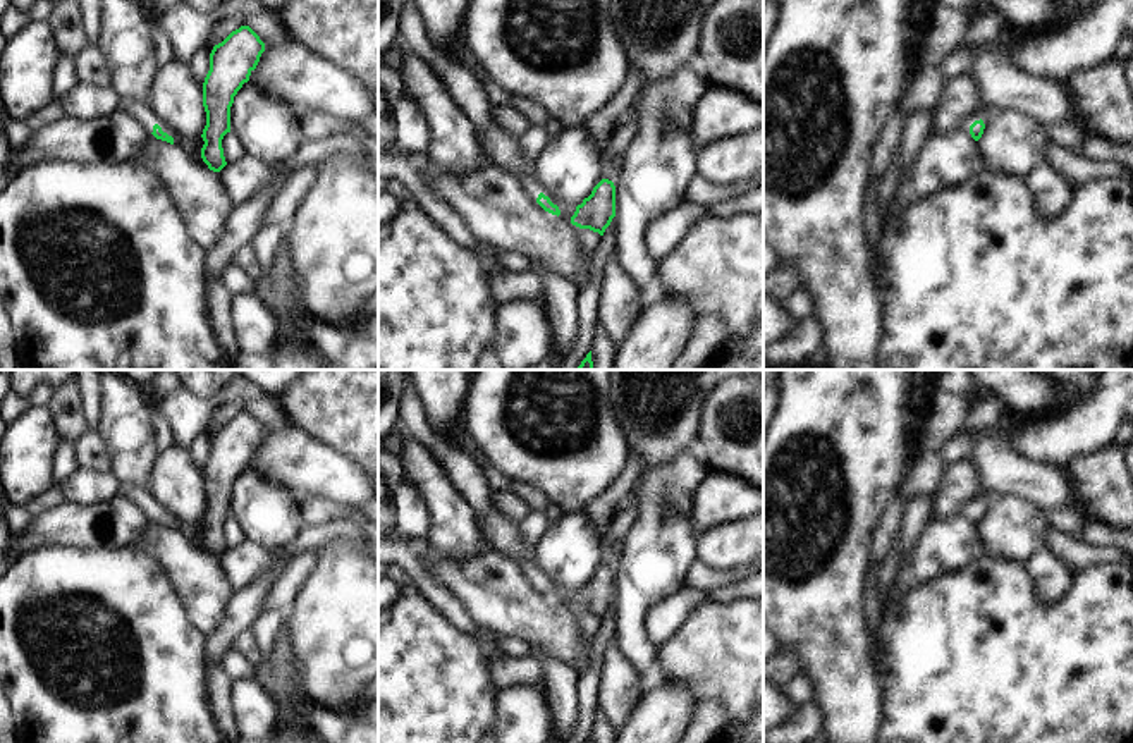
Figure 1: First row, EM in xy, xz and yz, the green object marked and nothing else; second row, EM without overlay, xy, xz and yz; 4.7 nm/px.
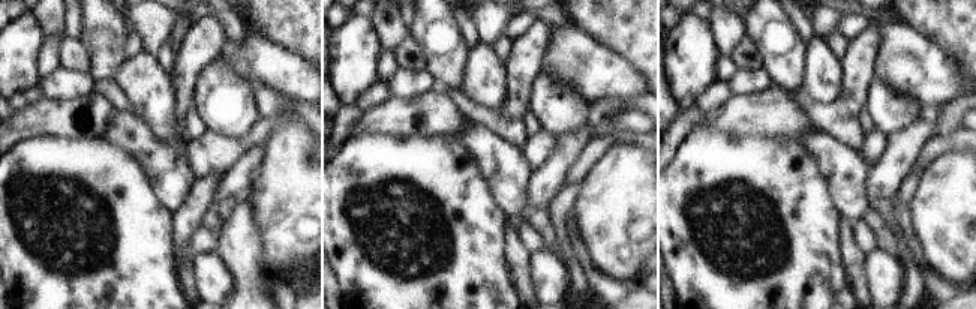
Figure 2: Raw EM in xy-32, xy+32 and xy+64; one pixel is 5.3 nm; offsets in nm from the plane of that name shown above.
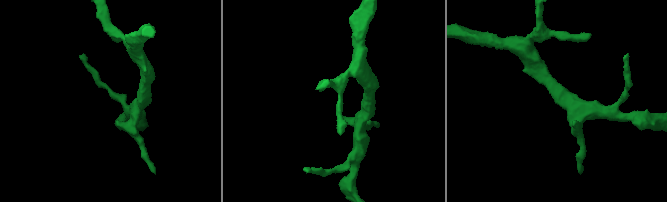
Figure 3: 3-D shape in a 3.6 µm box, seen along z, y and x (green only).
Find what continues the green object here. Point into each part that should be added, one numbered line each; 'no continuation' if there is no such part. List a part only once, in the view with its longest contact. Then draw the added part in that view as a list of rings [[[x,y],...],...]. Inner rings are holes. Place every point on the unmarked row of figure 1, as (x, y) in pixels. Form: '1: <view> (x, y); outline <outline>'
1: xy (138, 496); outline [[[120,485],[117,495],[131,500],[139,509],[139,513],[143,514],[144,519],[153,518],[153,511],[155,511],[153,502],[143,487],[139,487],[139,485]]]

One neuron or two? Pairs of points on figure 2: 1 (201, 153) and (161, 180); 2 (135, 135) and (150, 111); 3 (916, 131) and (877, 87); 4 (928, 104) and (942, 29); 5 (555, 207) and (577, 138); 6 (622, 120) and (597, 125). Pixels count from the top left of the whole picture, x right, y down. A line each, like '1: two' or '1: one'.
1: two
2: two
3: two
4: two
5: two
6: one

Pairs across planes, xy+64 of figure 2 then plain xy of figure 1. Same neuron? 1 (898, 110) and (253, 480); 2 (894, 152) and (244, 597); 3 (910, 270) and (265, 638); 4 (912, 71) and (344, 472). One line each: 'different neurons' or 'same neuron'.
1: same neuron
2: same neuron
3: same neuron
4: same neuron

